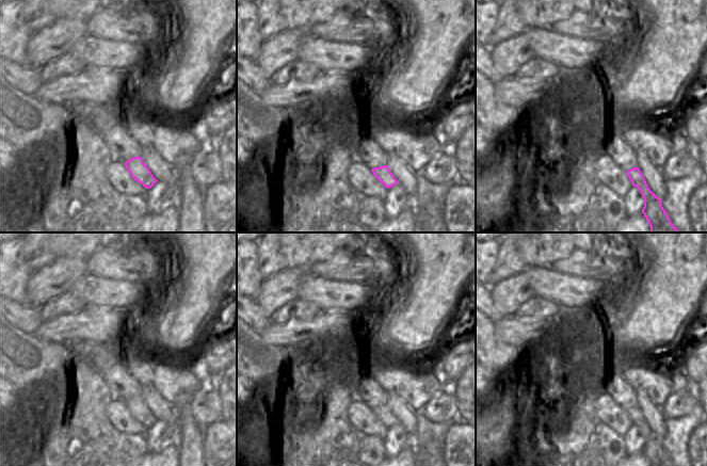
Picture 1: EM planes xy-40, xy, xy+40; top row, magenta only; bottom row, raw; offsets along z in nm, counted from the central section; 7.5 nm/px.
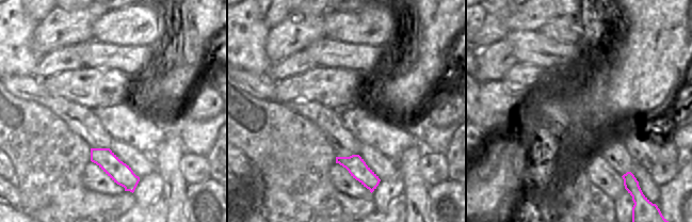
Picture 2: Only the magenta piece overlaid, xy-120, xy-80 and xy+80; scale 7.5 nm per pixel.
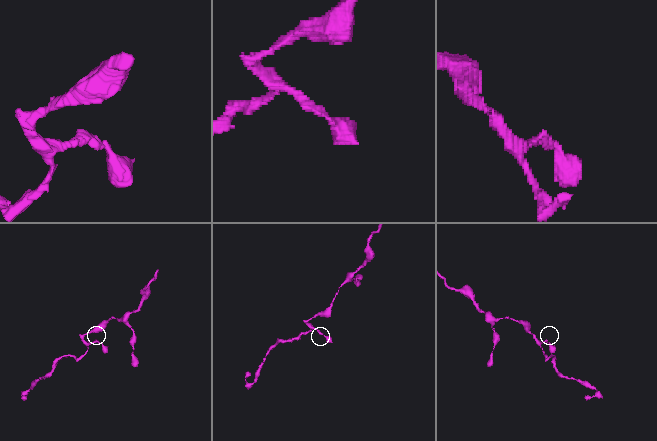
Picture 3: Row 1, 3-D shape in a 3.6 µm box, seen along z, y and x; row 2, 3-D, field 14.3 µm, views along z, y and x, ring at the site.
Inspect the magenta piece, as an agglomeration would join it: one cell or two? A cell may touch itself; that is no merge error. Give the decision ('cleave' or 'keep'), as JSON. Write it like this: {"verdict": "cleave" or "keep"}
{"verdict": "keep"}

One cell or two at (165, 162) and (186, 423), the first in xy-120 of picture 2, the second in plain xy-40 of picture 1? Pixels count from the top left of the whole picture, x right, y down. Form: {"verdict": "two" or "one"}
{"verdict": "one"}

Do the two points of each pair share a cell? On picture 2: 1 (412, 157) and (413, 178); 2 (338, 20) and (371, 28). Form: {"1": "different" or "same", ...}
{"1": "same", "2": "same"}

